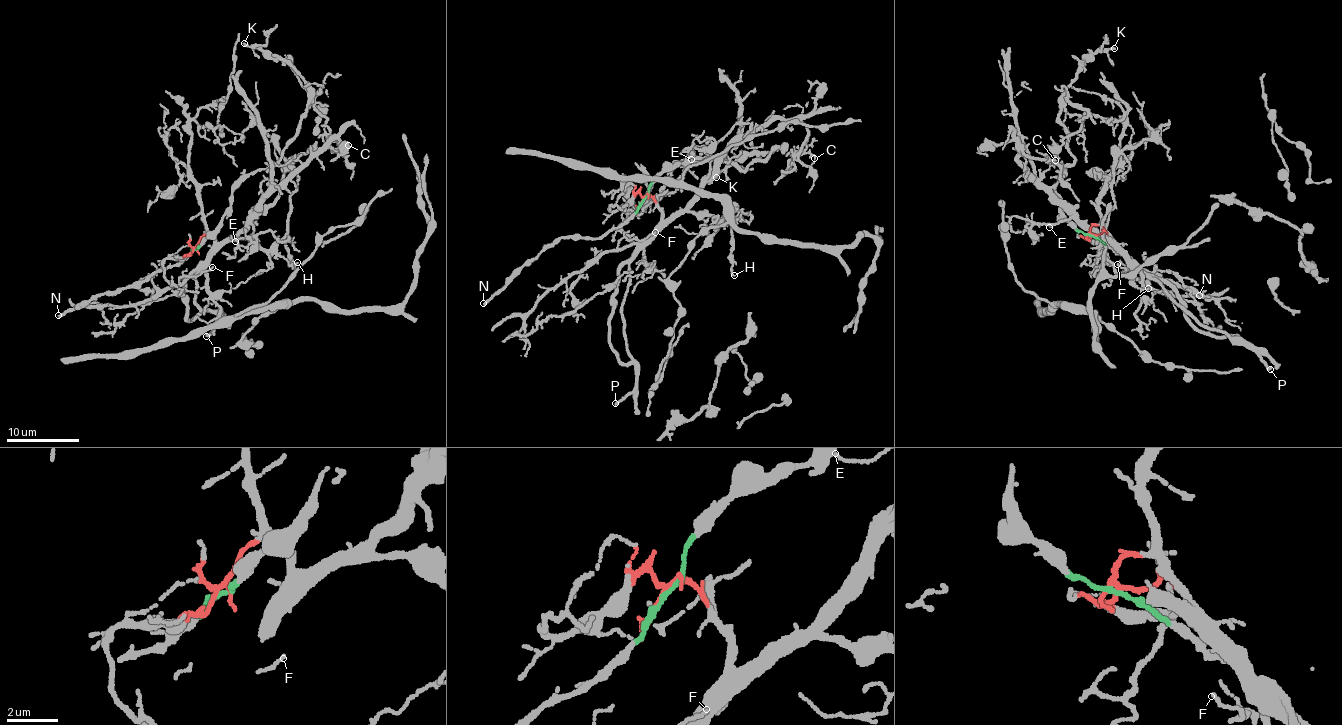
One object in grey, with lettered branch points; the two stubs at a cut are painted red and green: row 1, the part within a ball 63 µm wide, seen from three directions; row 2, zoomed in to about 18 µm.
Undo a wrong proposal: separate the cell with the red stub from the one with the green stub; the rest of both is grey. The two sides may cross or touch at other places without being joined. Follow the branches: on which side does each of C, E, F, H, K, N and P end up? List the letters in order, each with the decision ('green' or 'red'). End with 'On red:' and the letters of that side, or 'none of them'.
C: red
E: red
F: red
H: red
K: green
N: green
P: red
On red: C, E, F, H, P

